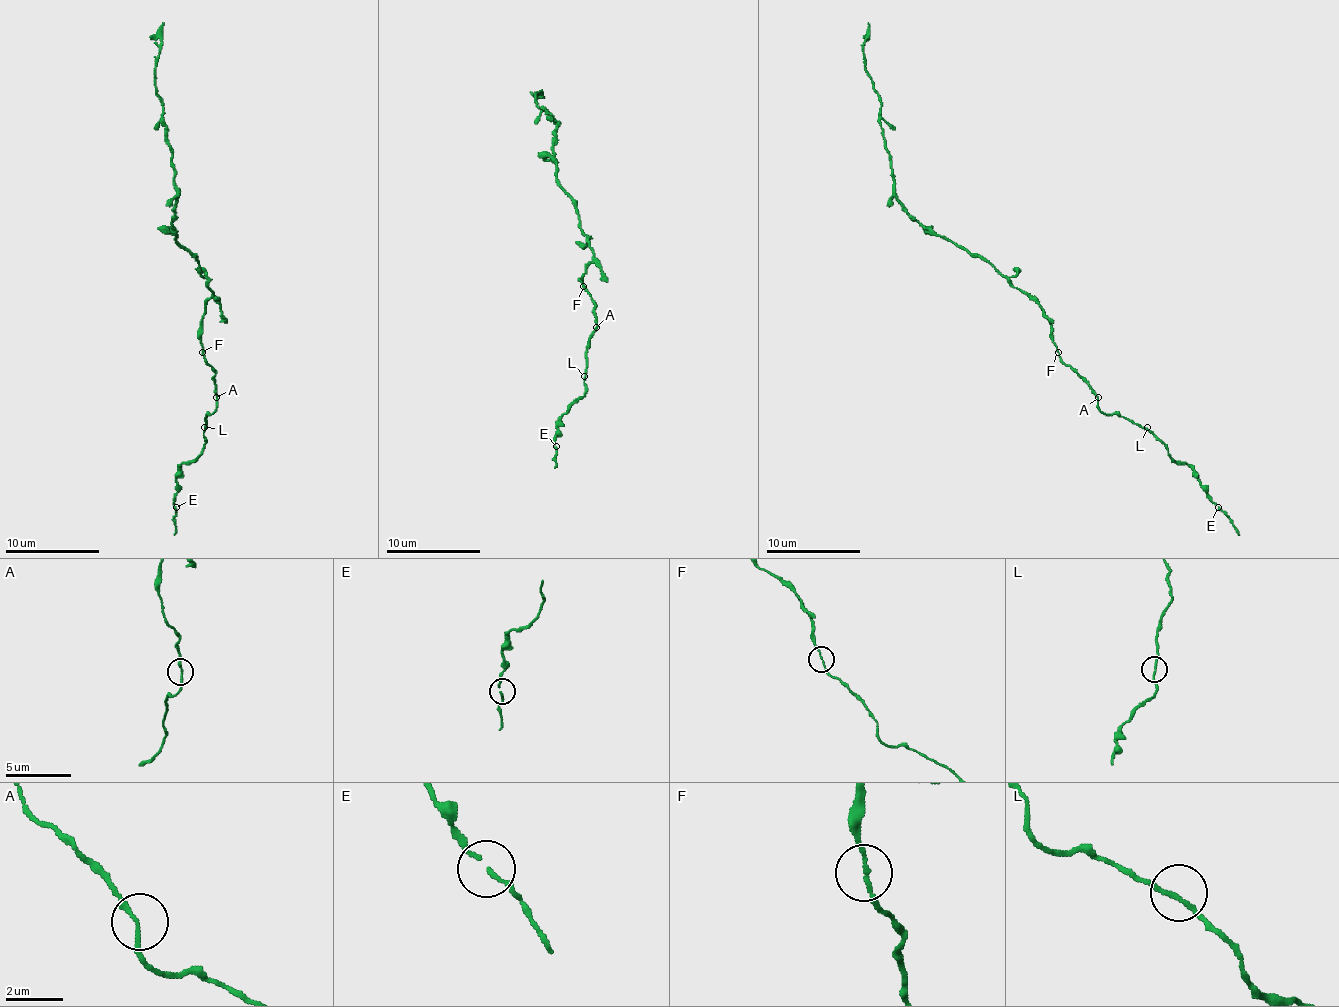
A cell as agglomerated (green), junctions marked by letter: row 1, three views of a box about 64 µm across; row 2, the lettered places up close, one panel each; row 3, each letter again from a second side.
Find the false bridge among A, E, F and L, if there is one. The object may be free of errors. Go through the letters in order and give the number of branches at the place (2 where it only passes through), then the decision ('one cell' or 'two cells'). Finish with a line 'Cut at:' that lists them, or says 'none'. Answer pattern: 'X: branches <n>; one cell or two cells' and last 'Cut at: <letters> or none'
A: branches 2; one cell
E: branches 2; one cell
F: branches 2; one cell
L: branches 2; one cell
Cut at: none

